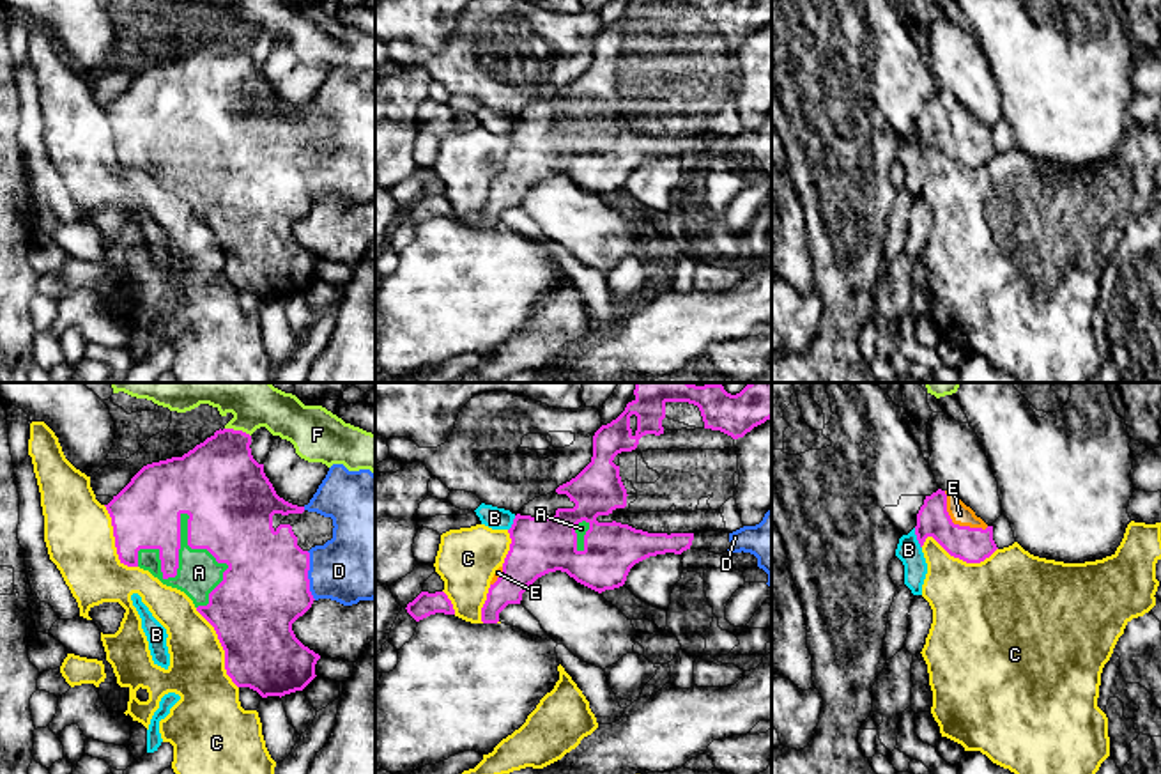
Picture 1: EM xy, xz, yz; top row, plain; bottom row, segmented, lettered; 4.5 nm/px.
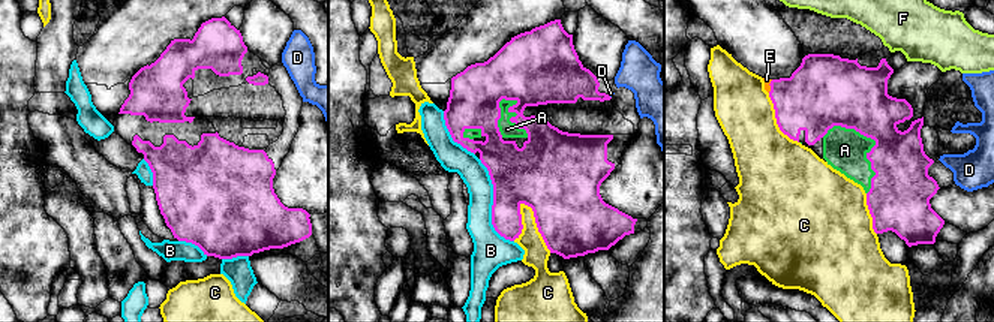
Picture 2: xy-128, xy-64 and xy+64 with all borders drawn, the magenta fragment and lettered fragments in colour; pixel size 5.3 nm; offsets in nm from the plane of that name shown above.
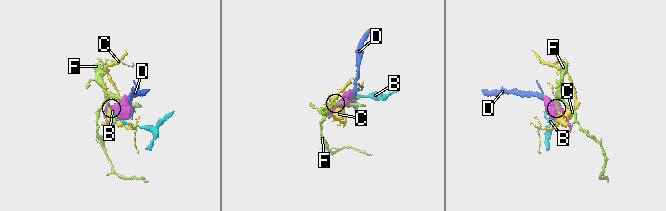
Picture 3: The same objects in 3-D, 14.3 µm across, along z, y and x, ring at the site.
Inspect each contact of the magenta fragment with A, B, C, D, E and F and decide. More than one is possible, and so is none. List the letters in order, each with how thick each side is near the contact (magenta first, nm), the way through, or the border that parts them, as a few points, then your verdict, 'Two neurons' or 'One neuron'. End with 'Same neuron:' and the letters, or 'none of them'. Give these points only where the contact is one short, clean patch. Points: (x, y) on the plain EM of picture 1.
A: Thickness 400 nm (magenta) against 200 nm. One neuron
B: Thickness 160 nm (magenta) against 110 nm. Two neurons
C: Thickness 380 nm (magenta) against 280 nm. Two neurons
D: Thickness 400 nm (magenta) against 340 nm. Two neurons
E: Thickness 160 nm (magenta) against 90 nm. One neuron
F: Thickness 380 nm (magenta) against 190 nm. Boundary: xy (225, 30), (245, 34), (250, 39). Two neurons
Same neuron: A, E

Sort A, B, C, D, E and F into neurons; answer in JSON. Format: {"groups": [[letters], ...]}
{"groups": [["A", "E"], ["B"], ["C"], ["D"], ["F"]]}

